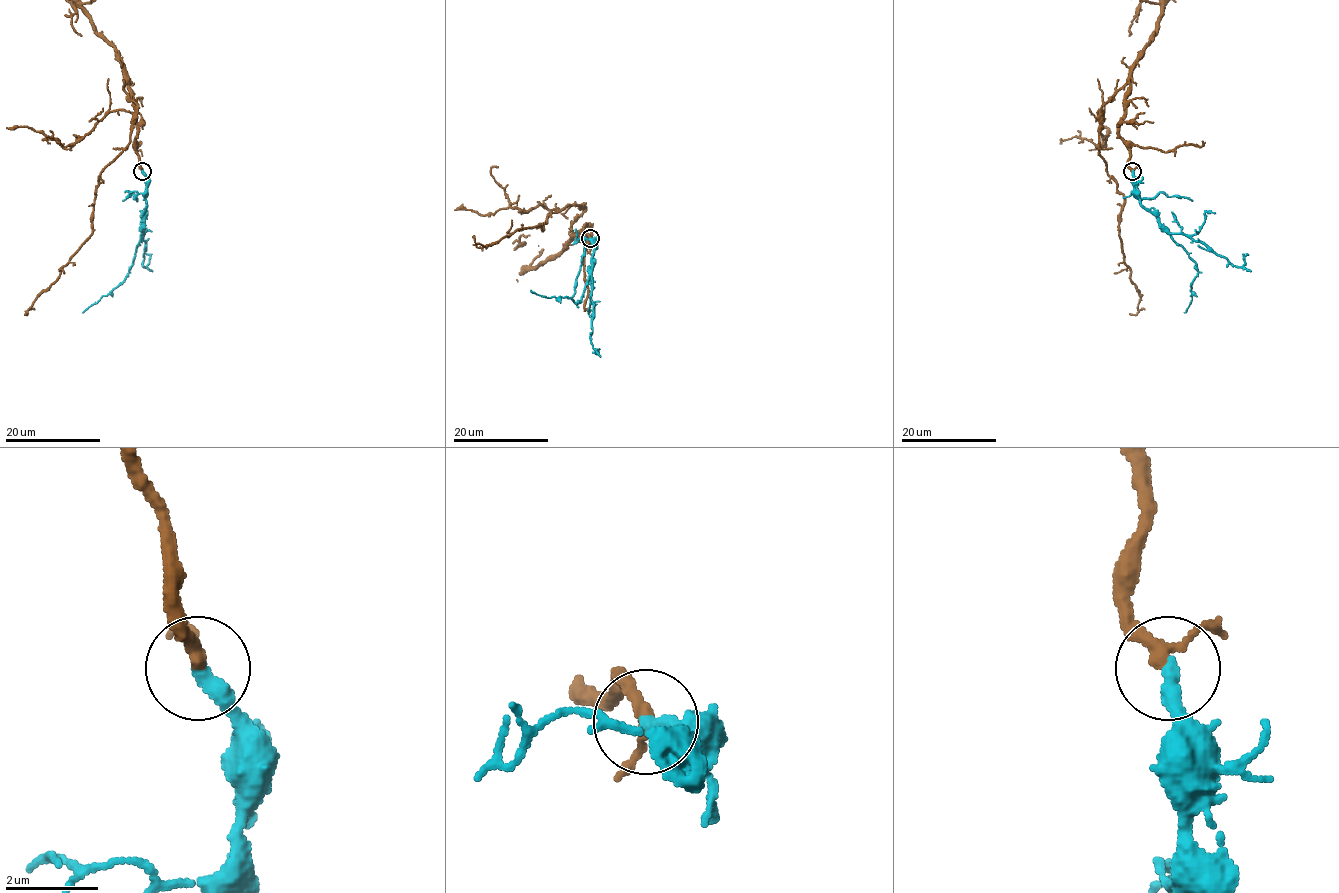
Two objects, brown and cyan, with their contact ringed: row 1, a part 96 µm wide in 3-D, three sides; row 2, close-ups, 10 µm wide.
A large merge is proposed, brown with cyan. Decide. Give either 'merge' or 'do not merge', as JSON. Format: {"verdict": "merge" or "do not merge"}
{"verdict": "merge"}

